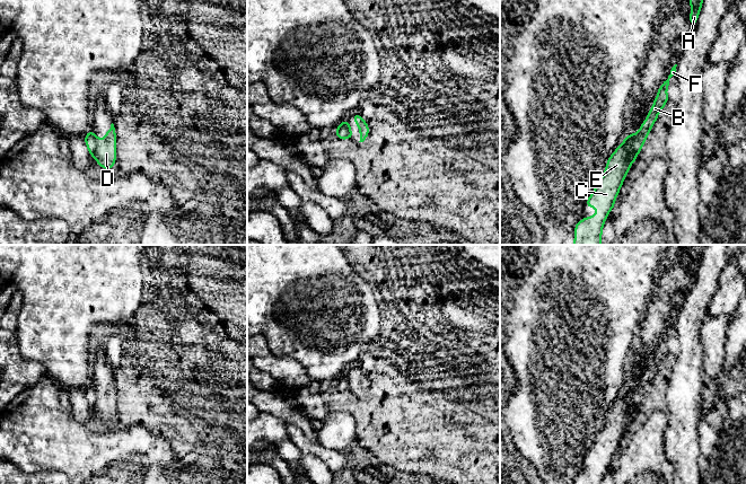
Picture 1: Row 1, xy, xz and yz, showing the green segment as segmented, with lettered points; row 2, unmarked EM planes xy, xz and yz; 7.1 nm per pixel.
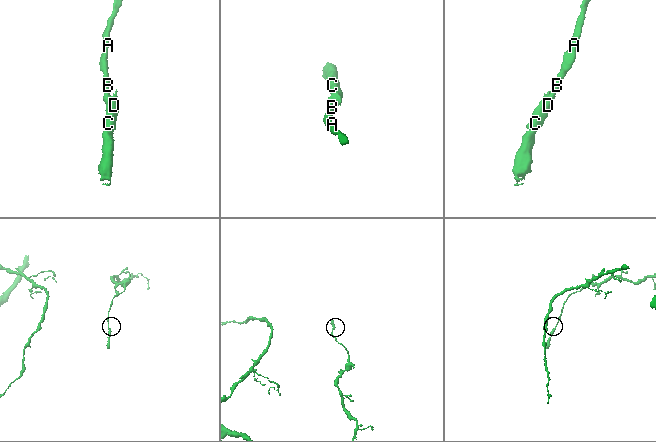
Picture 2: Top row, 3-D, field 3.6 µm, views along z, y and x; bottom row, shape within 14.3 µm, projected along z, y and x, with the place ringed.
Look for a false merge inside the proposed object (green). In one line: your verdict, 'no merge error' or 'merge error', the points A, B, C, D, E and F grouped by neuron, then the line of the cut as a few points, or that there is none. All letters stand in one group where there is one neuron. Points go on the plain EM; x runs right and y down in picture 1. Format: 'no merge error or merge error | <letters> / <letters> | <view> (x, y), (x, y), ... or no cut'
merge error | A B F / C D E | xy (95, 388), (95, 405), (93, 408)

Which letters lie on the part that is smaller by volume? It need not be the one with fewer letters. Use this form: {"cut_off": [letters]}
{"cut_off": ["C", "D", "E"]}

